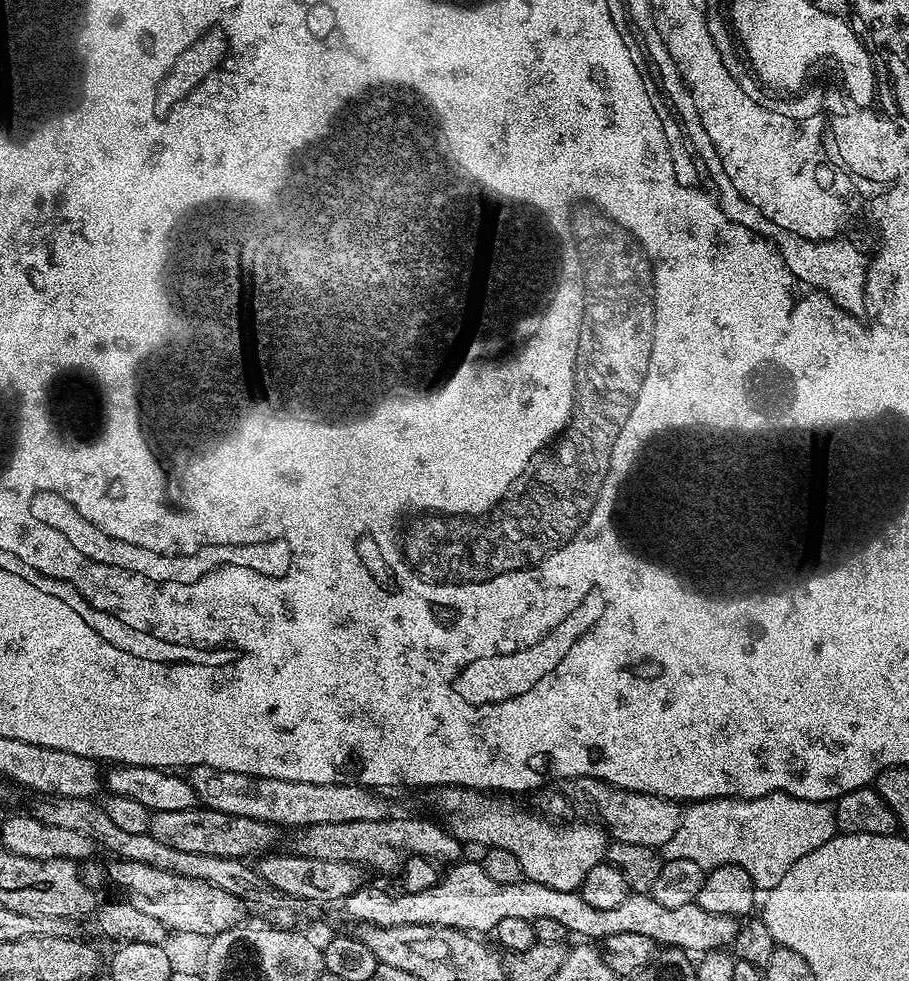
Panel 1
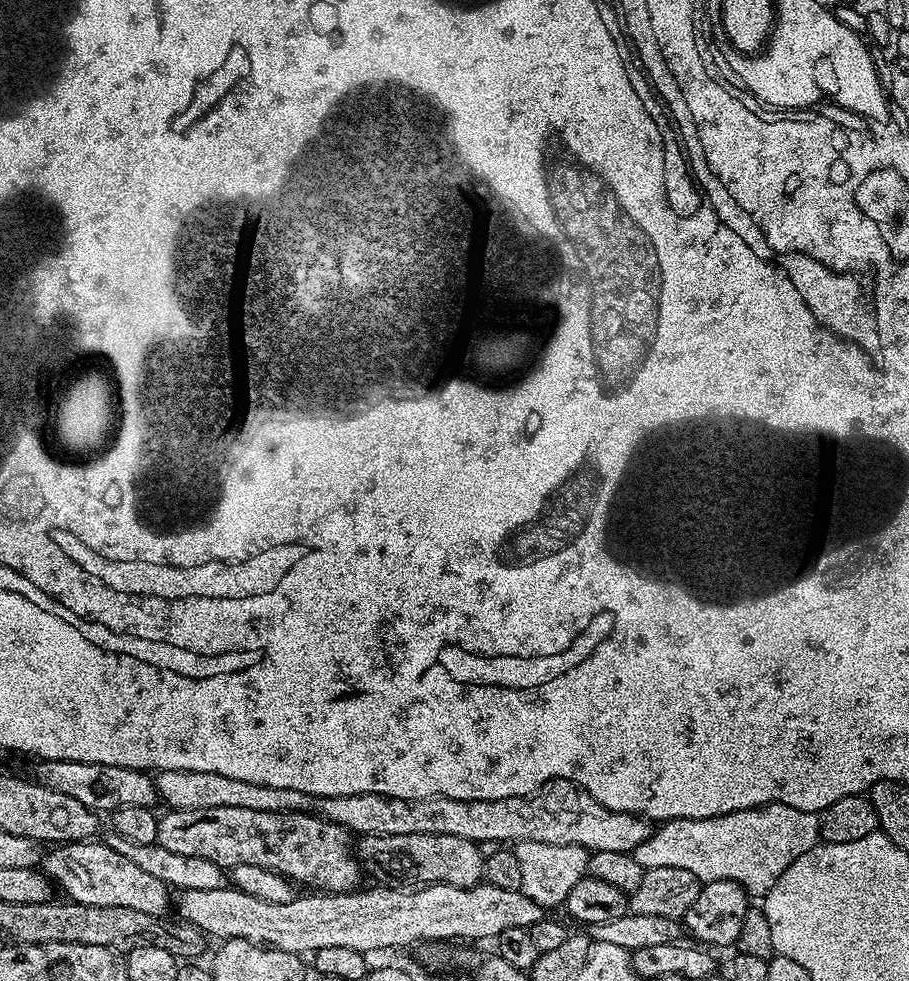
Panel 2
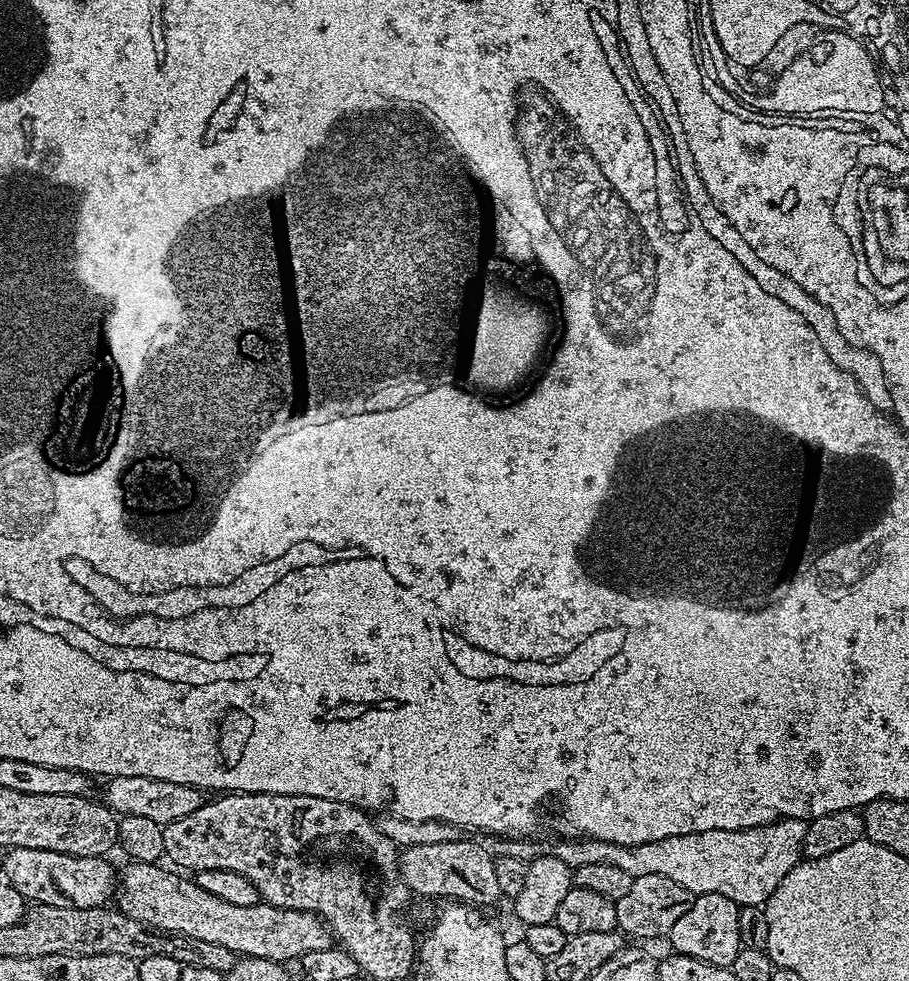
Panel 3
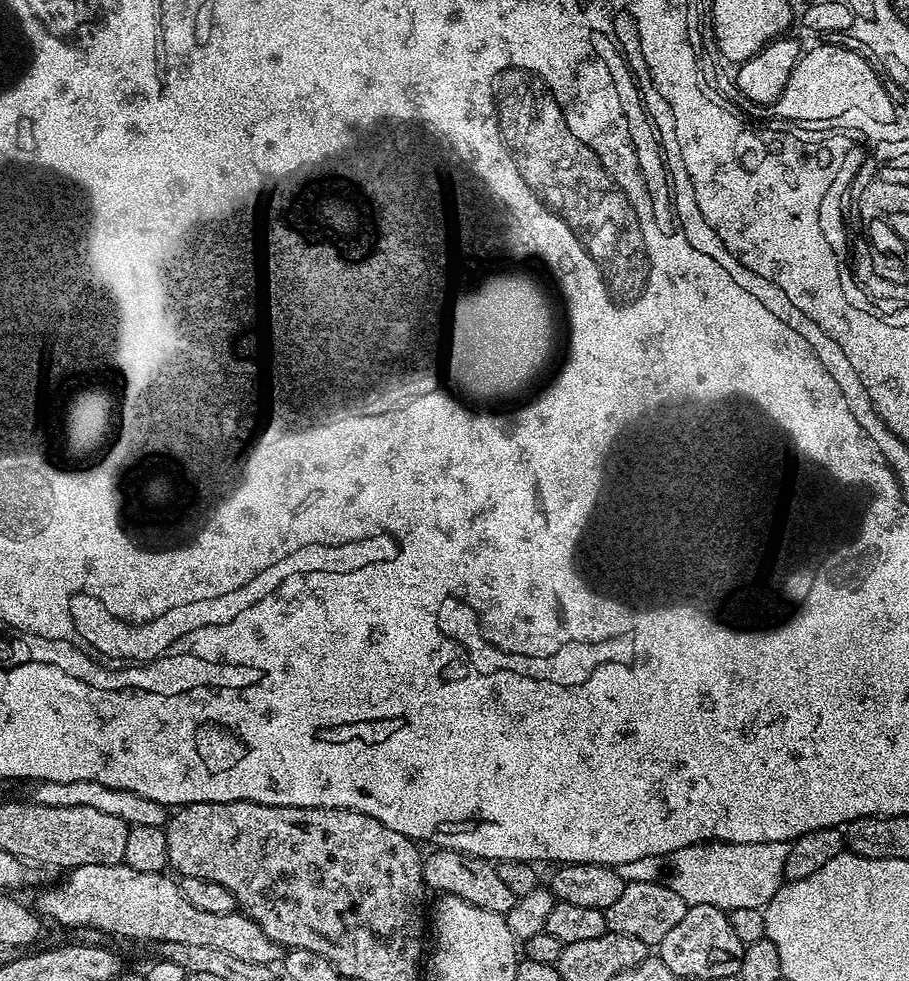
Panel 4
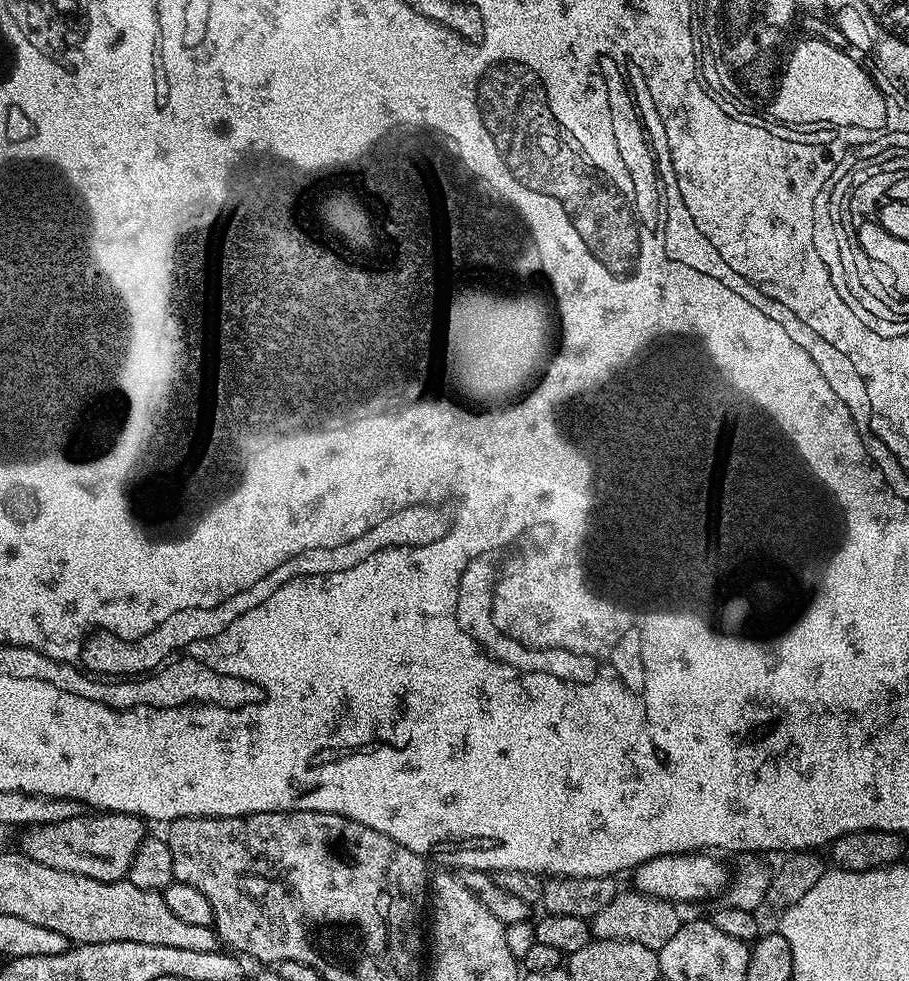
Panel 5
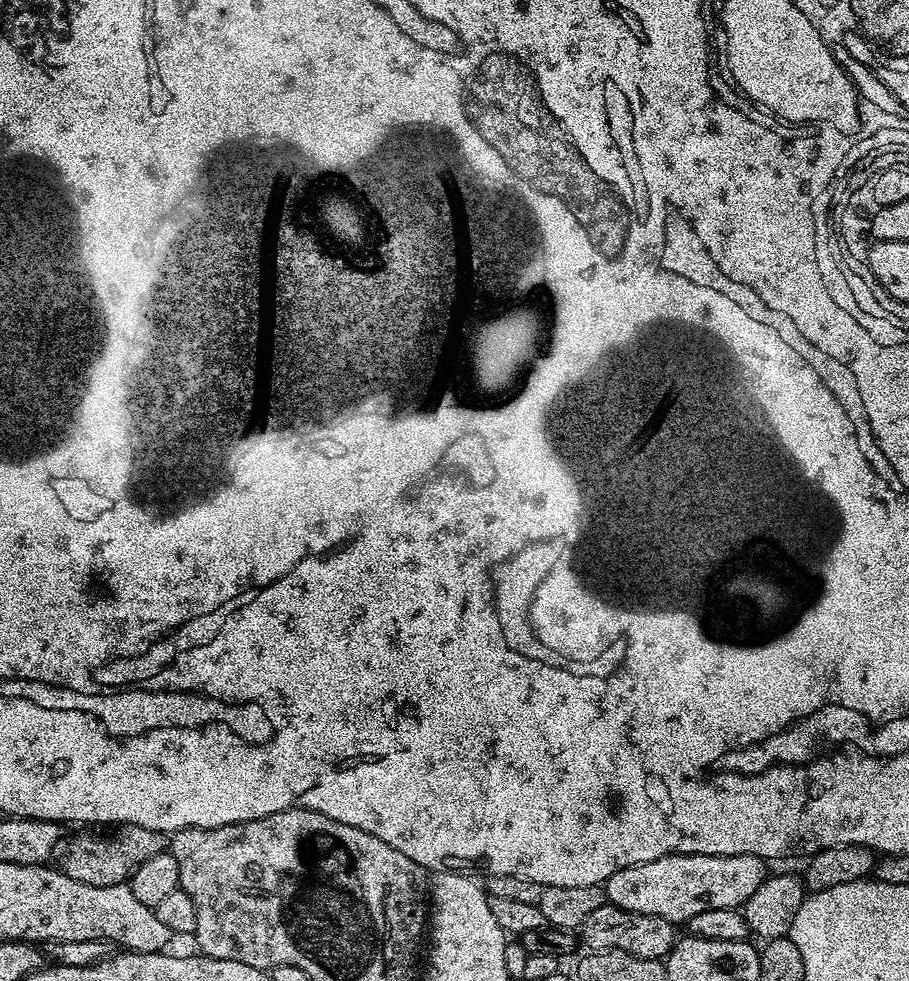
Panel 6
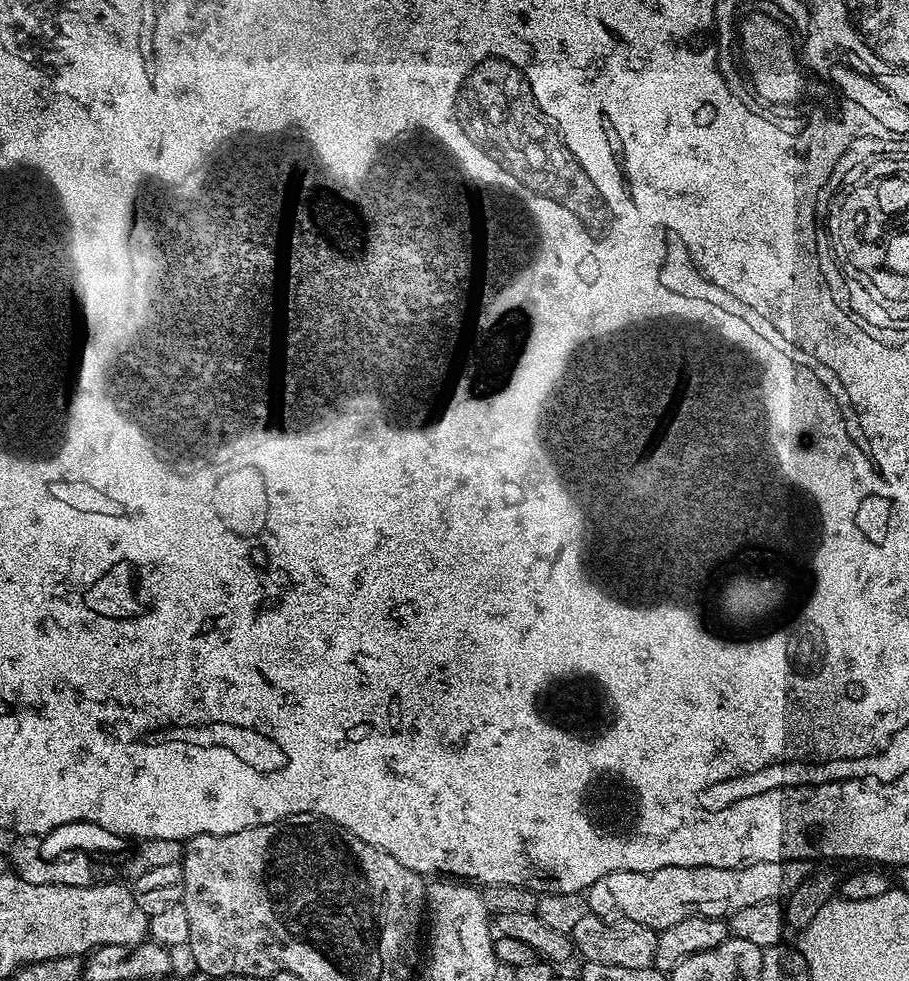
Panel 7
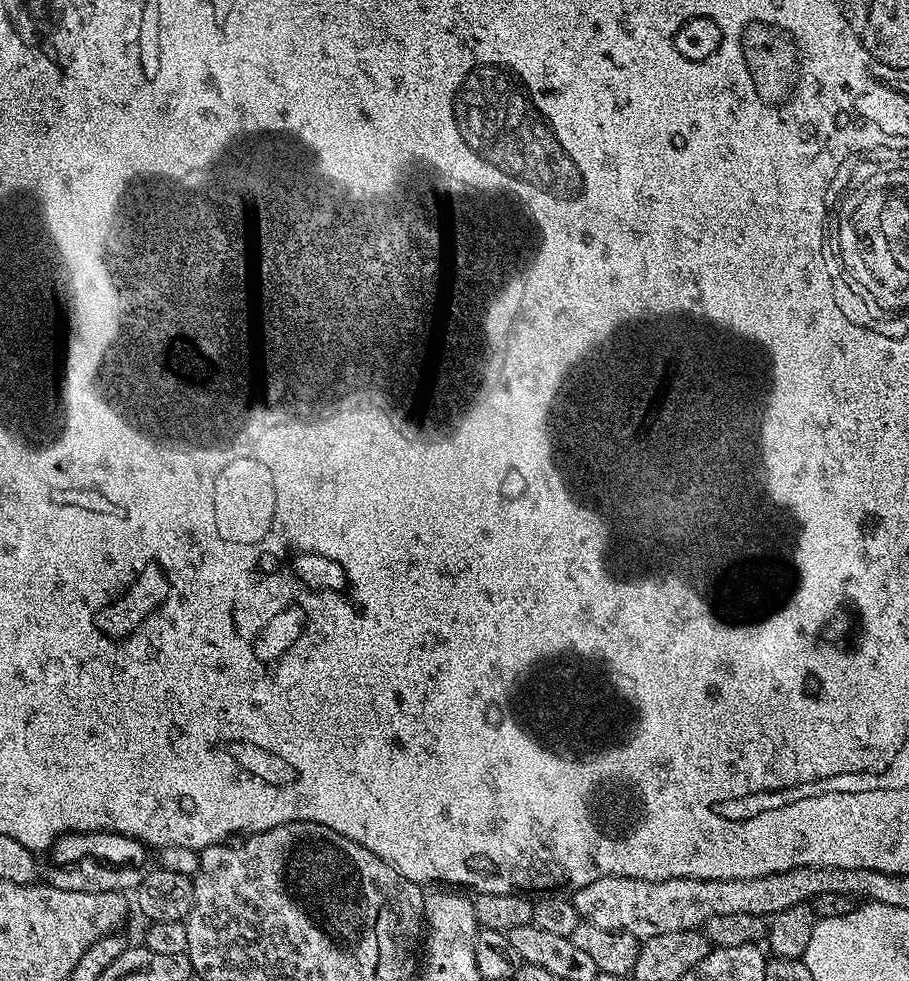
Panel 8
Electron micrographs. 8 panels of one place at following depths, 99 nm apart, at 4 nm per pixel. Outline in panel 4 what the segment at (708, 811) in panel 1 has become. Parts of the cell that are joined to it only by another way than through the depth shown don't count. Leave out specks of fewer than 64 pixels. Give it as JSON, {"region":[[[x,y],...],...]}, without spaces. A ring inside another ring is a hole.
{"region":[[[705,842],[674,850],[670,854],[637,858],[635,862],[615,865],[615,870],[625,884],[654,882],[674,890],[674,894],[678,894],[690,906],[718,906],[729,913],[747,908],[763,909],[764,905],[770,902],[770,898],[774,898],[780,885],[785,883],[787,853],[788,844],[782,842]]]}

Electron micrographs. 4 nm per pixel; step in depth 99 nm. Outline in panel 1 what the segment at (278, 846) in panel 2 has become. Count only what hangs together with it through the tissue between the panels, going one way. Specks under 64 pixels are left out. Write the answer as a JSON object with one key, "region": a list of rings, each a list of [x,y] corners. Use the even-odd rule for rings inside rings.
{"region":[[[197,806],[190,810],[162,810],[153,812],[150,818],[148,833],[165,846],[174,846],[174,850],[187,850],[190,854],[210,854],[218,858],[256,858],[267,853],[268,848],[276,840],[277,825],[258,822],[258,818],[242,818],[234,814],[222,814],[218,810],[210,810],[203,806]]]}

